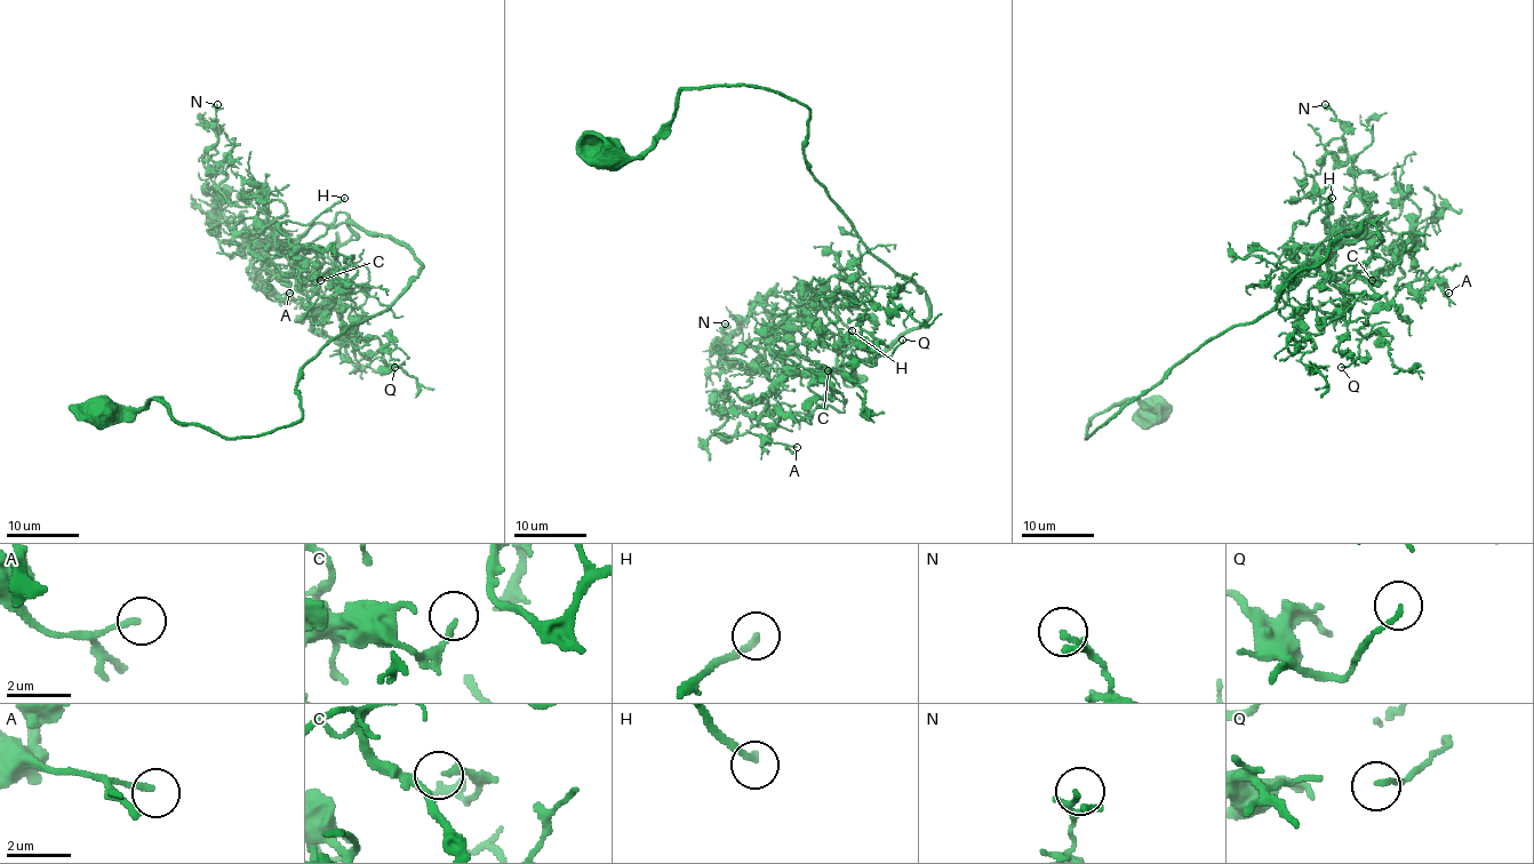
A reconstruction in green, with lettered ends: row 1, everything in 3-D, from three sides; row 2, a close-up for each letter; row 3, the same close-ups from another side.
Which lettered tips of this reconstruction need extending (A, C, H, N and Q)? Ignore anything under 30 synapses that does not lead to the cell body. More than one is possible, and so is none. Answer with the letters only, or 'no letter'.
H

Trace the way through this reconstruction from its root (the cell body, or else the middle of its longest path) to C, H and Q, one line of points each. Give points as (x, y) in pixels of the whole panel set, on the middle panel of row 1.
C: (606, 153), (638, 159), (687, 87), (798, 101), (806, 166), (928, 300), (859, 380), (783, 356), (828, 370)
H: (606, 153), (638, 159), (687, 87), (798, 101), (806, 166), (928, 300), (849, 360), (788, 294), (852, 330)
Q: (606, 153), (638, 159), (687, 87), (798, 101), (806, 166), (928, 300), (859, 380), (835, 369), (902, 340)

